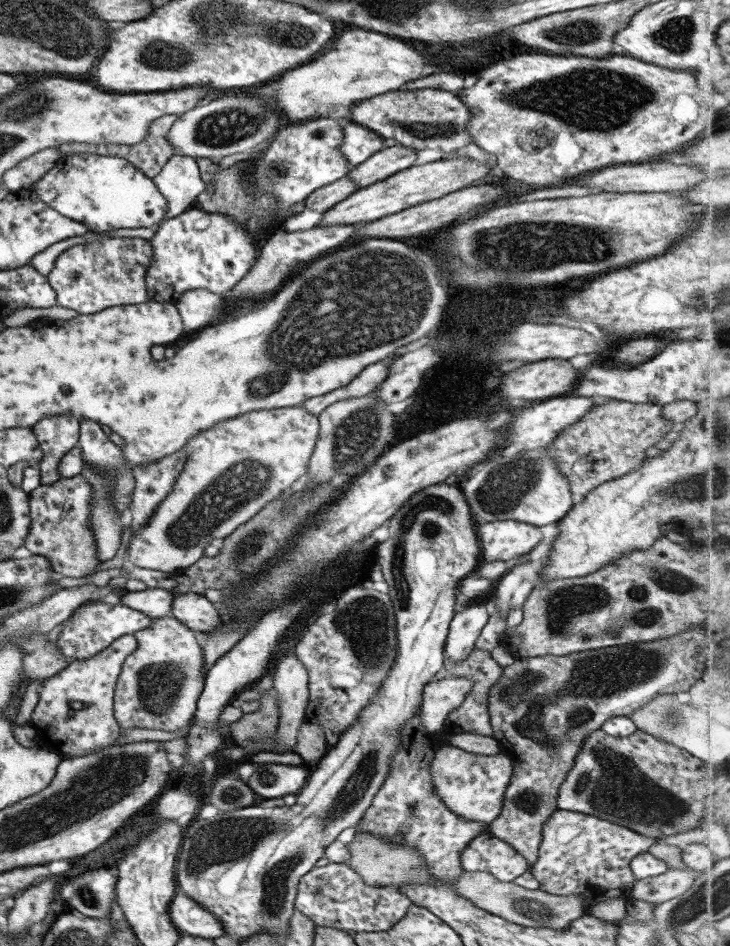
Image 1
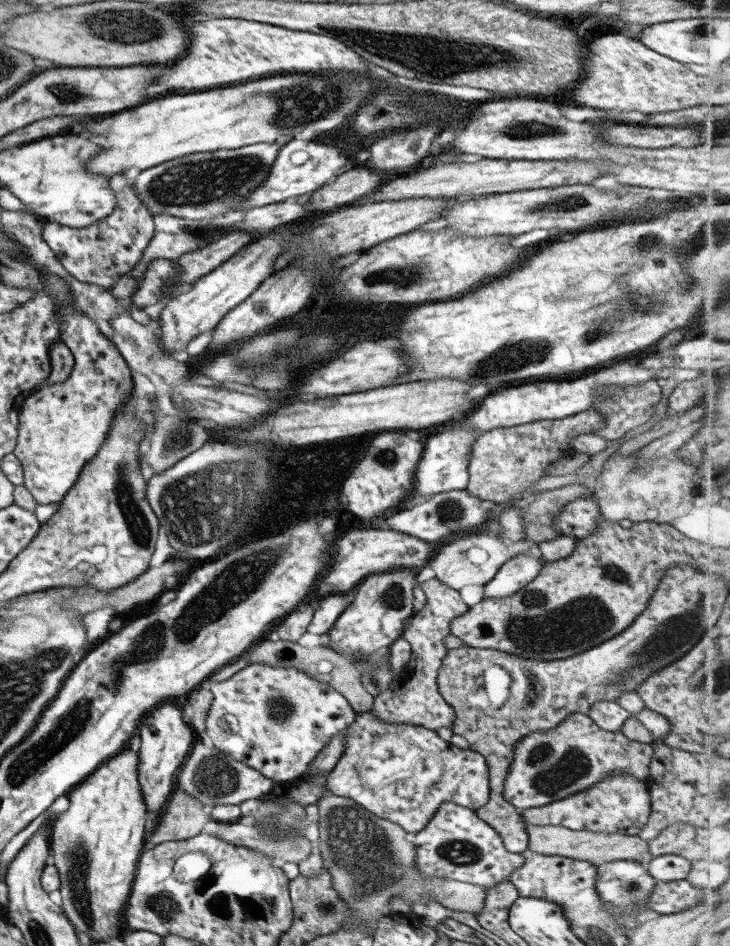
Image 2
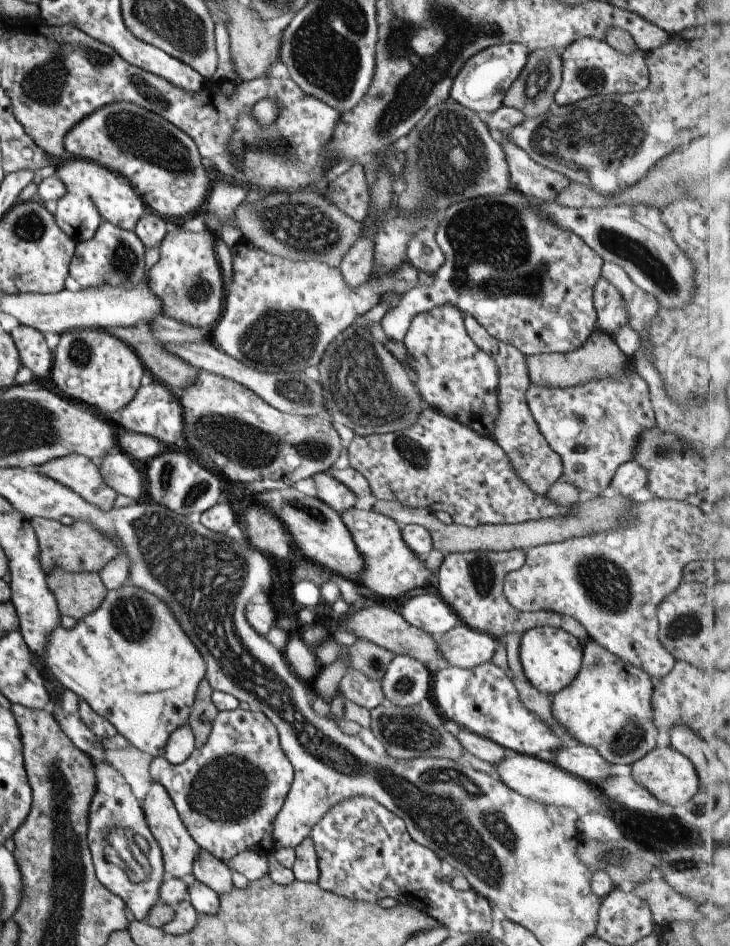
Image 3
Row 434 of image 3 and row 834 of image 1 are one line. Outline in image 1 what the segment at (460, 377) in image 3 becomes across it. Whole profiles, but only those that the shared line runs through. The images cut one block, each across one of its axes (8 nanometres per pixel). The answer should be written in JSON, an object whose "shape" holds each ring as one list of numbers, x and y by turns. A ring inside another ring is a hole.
{"shape":[[484,830,460,850,460,865,467,872,483,871,499,882,512,882,529,870,527,861,506,842]]}

